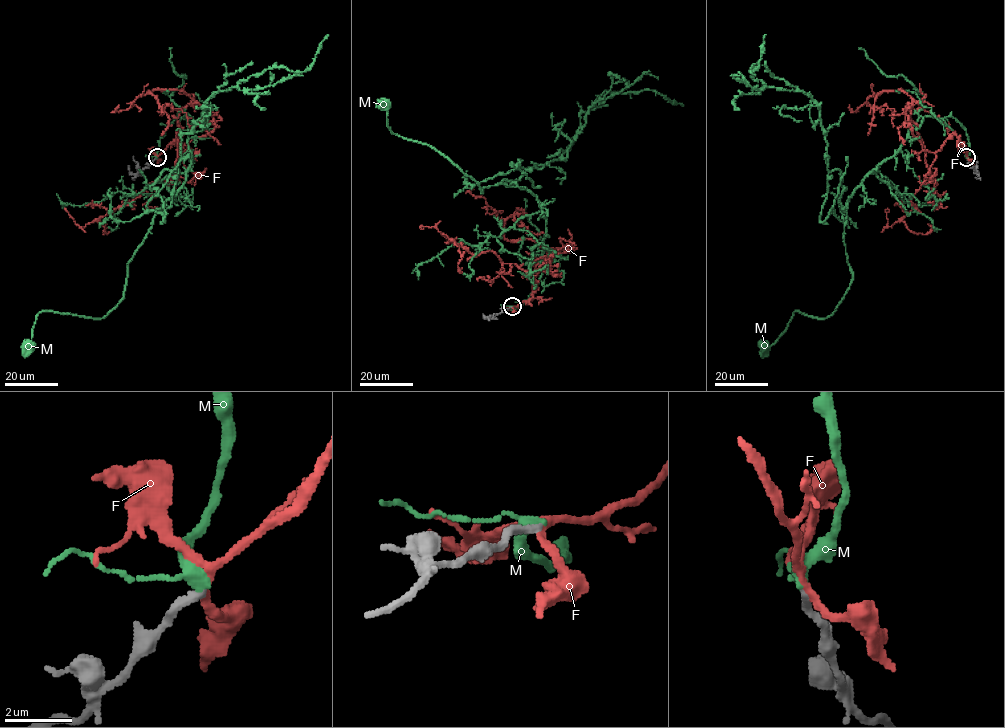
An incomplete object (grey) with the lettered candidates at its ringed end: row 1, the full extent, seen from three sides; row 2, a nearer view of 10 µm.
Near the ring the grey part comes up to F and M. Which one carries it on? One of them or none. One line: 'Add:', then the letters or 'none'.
Add: F

